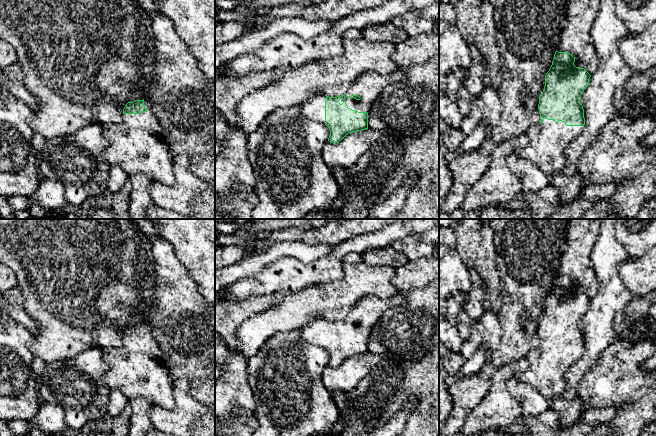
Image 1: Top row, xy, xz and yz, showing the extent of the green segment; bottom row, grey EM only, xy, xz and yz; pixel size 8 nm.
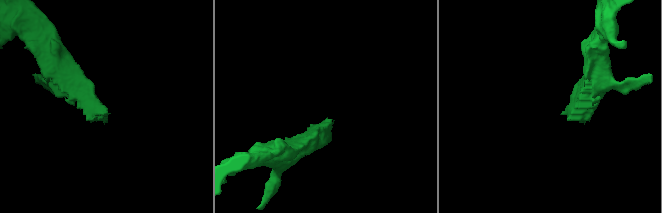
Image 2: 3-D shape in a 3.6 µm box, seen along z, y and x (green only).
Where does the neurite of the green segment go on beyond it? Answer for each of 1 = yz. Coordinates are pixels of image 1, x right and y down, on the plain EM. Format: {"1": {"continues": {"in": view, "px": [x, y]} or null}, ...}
{"1": {"continues": {"in": "yz", "px": [547, 365]}}}

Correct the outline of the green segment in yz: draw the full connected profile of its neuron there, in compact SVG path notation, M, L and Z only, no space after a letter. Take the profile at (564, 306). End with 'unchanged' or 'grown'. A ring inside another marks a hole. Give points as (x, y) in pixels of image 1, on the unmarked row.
M558 276L554 278L552 289L545 299L545 310L539 321L538 334L540 345L533 348L526 356L529 362L529 368L523 373L514 375L514 379L522 382L537 390L546 399L552 399L555 396L561 396L565 392L564 374L575 364L584 353L585 342L584 333L580 327L581 319L589 308L591 299L584 292L574 289L575 282L568 276Z; grown

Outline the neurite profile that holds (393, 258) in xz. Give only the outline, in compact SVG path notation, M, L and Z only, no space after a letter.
M392 246L382 249L367 250L361 256L362 261L368 265L389 266L395 269L409 261L403 253L395 250Z

